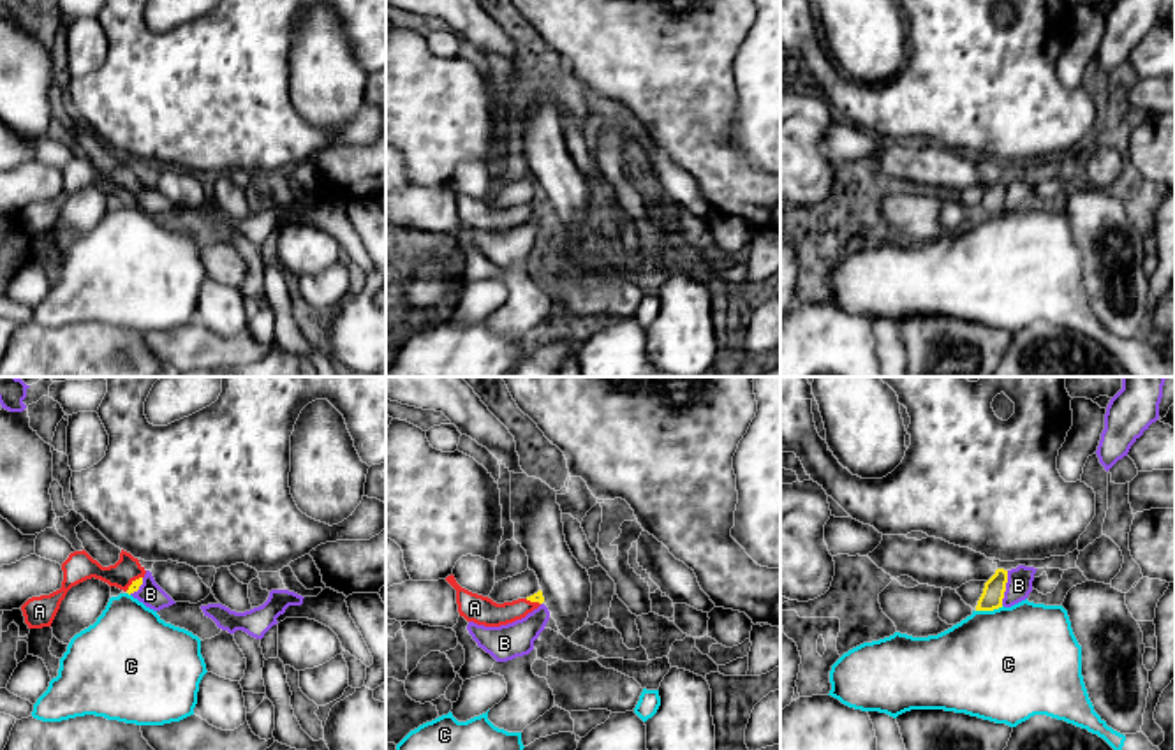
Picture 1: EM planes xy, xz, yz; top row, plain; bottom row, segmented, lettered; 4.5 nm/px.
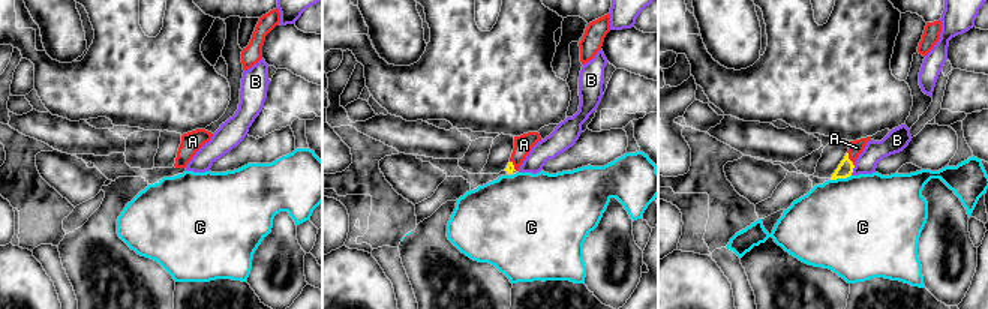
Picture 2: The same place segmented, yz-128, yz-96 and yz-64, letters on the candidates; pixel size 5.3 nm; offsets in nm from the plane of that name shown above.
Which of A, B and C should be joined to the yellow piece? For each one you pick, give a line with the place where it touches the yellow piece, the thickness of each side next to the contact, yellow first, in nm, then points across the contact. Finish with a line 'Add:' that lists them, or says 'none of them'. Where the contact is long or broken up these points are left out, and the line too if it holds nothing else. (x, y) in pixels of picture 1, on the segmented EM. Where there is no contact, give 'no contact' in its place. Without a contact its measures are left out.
A: contact xy (133, 583); calibres 50 and 120 nm; way xy (134, 587), (133, 583), (124, 574), (81, 566)
Add: A

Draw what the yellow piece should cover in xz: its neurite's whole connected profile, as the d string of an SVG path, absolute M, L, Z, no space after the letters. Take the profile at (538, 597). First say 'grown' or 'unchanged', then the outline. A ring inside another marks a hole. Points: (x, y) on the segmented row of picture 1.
grown; M453 574L446 581L456 590L460 616L484 627L500 627L521 620L544 602L543 592L539 590L527 599L497 604L488 597L462 588Z

